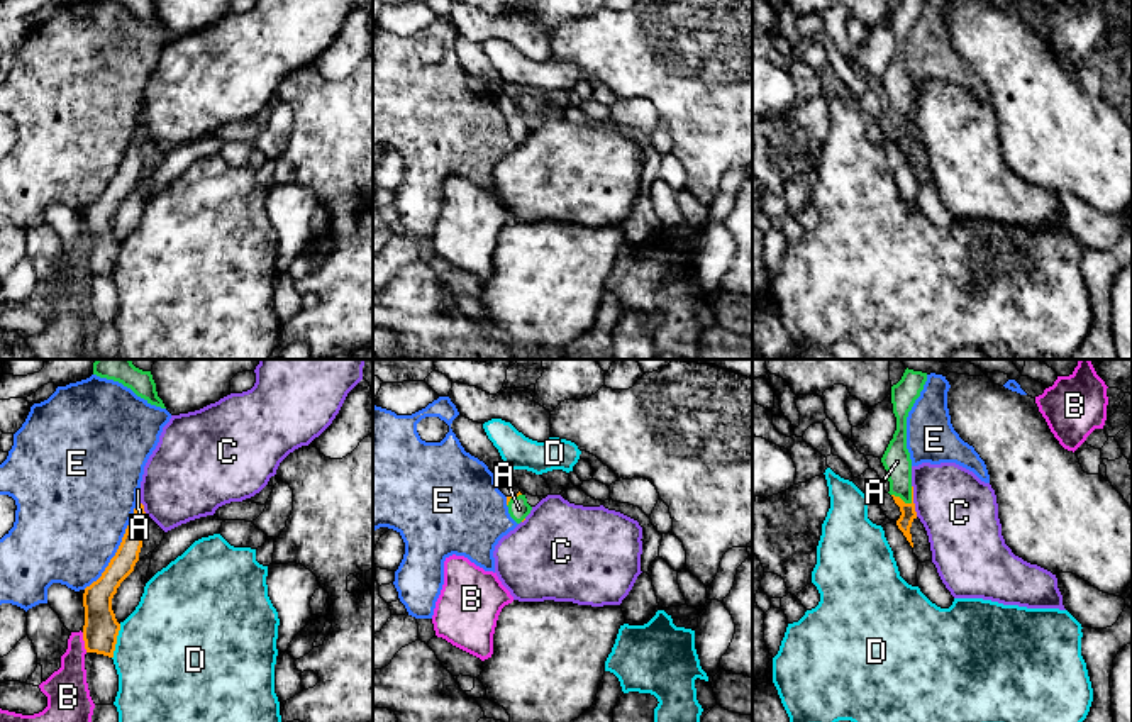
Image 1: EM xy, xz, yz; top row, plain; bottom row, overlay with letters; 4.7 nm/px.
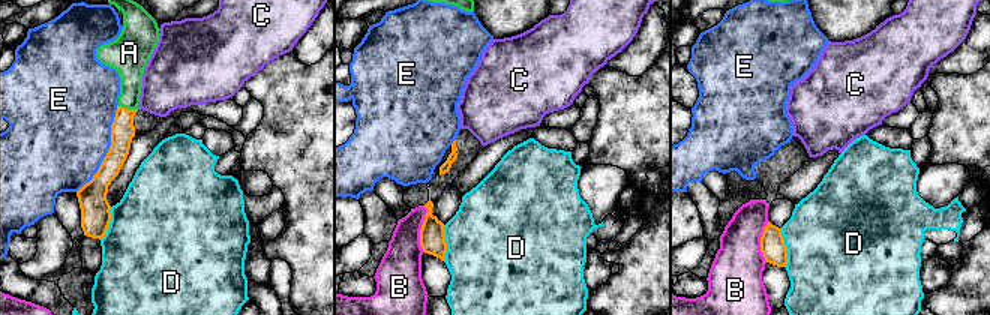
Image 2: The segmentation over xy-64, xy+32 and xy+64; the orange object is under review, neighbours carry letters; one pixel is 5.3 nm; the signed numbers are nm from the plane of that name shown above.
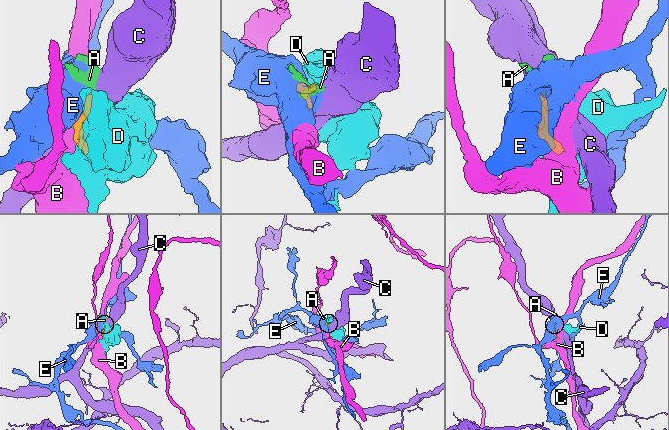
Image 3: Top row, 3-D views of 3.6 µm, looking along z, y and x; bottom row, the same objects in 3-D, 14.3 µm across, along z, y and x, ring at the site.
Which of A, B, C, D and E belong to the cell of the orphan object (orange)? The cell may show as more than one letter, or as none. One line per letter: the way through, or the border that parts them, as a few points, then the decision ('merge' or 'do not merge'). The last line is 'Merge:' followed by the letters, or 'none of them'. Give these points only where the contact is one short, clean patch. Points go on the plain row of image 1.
A: runs through yz (909, 134), (907, 126), (900, 119), (897, 82); merge
B: do not merge
C: border along yz (912, 105), (912, 122), (917, 136); do not merge
D: do not merge
E: do not merge
Merge: A

